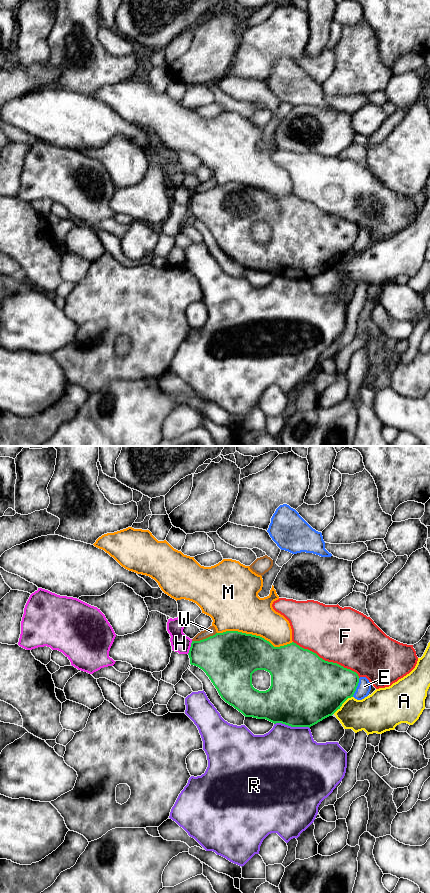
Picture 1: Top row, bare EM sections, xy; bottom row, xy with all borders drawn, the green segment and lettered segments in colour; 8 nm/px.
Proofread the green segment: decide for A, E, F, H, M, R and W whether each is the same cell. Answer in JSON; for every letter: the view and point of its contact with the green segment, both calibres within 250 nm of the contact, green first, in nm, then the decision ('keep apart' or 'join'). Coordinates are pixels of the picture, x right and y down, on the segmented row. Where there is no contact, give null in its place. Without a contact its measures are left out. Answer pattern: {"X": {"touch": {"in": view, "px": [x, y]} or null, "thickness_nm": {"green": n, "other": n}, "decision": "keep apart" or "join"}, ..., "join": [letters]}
{"A": {"touch": {"in": "xy", "px": [342, 703]}, "thickness_nm": {"green": 480, "other": 280}, "decision": "keep apart"}, "E": {"touch": {"in": "xy", "px": [356, 687]}, "thickness_nm": {"green": 400, "other": 110}, "decision": "keep apart"}, "F": {"touch": {"in": "xy", "px": [327, 661]}, "thickness_nm": {"green": 500, "other": 460}, "decision": "keep apart"}, "H": {"touch": {"in": "xy", "px": [190, 647]}, "thickness_nm": {"green": 360, "other": 150}, "decision": "keep apart"}, "M": {"touch": {"in": "xy", "px": [255, 635]}, "thickness_nm": {"green": 420, "other": 360}, "decision": "keep apart"}, "R": {"touch": {"in": "xy", "px": [292, 726]}, "thickness_nm": {"green": 500, "other": 480}, "decision": "keep apart"}, "W": {"touch": {"in": "xy", "px": [204, 639]}, "thickness_nm": {"green": 440, "other": 70}, "decision": "keep apart"}, "join": []}

